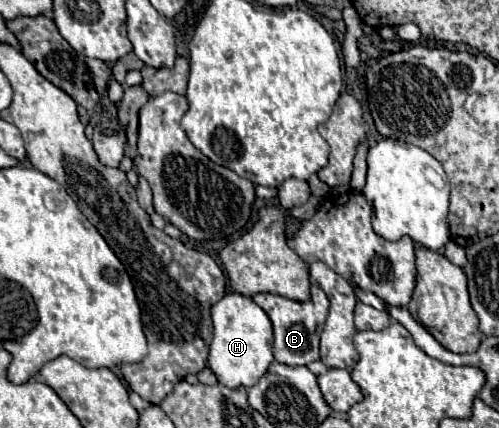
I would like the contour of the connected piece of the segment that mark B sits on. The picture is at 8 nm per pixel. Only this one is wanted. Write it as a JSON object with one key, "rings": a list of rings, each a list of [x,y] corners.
{"rings":[[[313,283],[311,285],[311,299],[307,301],[291,301],[281,299],[269,293],[259,293],[253,301],[269,315],[273,323],[273,355],[275,361],[285,365],[309,365],[311,361],[319,359],[319,327],[325,323],[329,311],[329,299],[325,291]]]}

